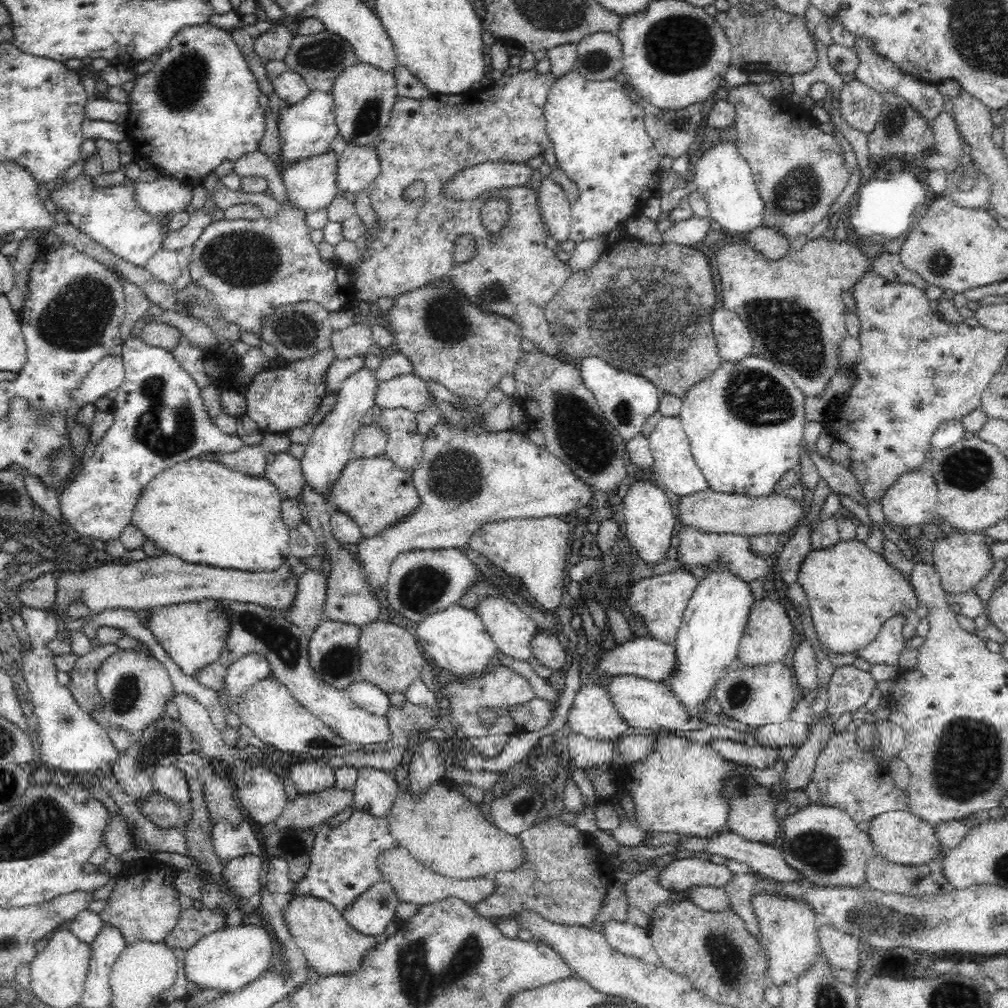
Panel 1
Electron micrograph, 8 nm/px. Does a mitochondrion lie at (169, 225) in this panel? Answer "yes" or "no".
no

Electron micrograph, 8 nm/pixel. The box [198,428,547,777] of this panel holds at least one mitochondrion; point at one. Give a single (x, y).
(454, 476)

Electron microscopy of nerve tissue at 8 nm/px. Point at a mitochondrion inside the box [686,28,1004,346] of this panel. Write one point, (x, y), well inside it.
(797, 193)

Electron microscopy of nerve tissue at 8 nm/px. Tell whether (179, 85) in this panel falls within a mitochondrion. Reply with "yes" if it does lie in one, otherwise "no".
yes

